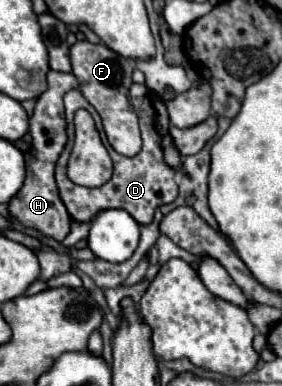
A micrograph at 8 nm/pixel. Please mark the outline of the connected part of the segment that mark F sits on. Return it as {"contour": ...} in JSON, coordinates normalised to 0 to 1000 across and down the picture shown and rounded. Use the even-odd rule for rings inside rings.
{"contour":[[[309,104],[266,109],[252,119],[252,166],[259,192],[280,207],[280,233],[294,249],[337,275],[365,311],[365,337],[379,347],[387,373],[436,404],[479,404],[500,389],[500,352],[486,295],[457,264],[457,228],[465,228],[465,192],[472,192],[472,155],[408,140],[372,114],[323,114]]]}

